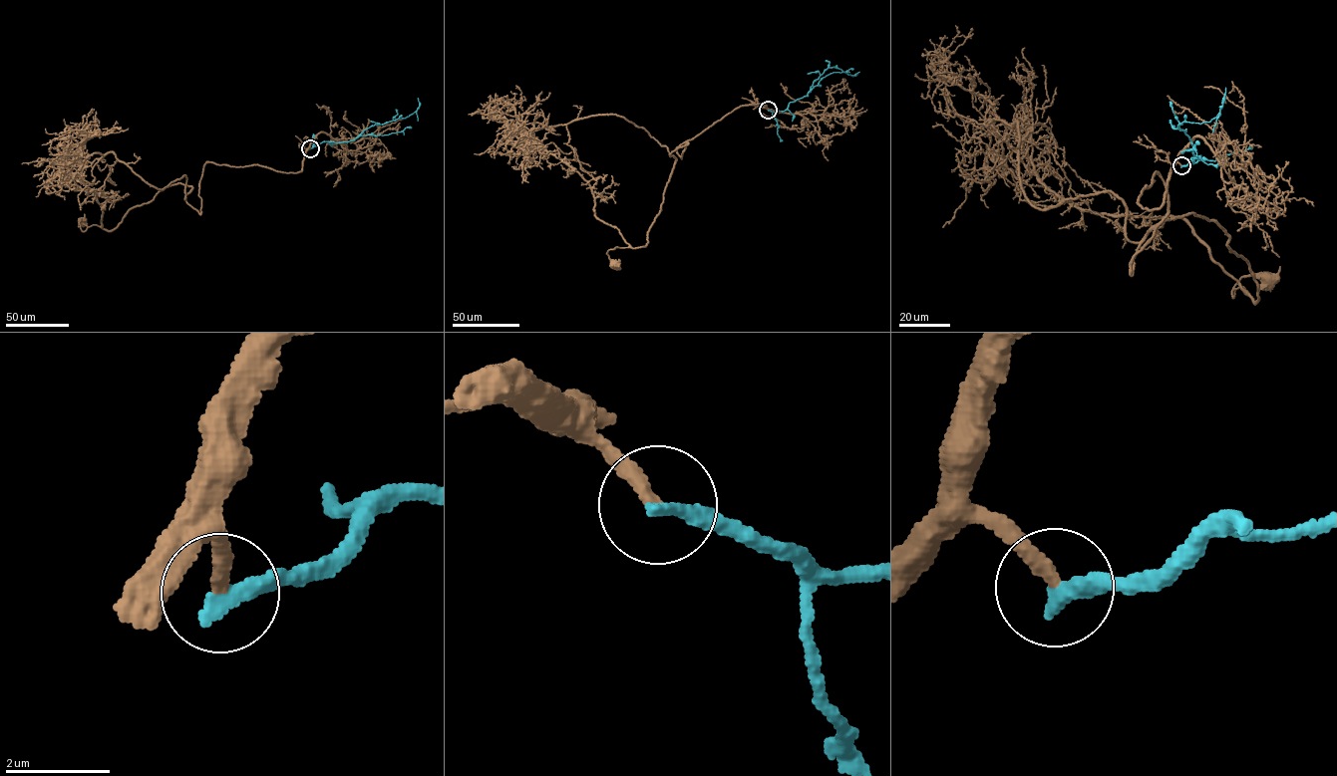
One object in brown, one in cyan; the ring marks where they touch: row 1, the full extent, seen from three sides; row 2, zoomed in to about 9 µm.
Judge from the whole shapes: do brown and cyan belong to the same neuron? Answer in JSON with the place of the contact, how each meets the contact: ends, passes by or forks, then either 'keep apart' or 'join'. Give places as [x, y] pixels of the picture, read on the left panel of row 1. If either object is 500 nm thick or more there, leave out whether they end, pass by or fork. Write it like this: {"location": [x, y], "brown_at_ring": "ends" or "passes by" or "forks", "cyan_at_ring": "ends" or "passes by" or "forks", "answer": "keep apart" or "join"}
{"location": [310, 148], "brown_at_ring": "ends", "cyan_at_ring": "ends", "answer": "keep apart"}

